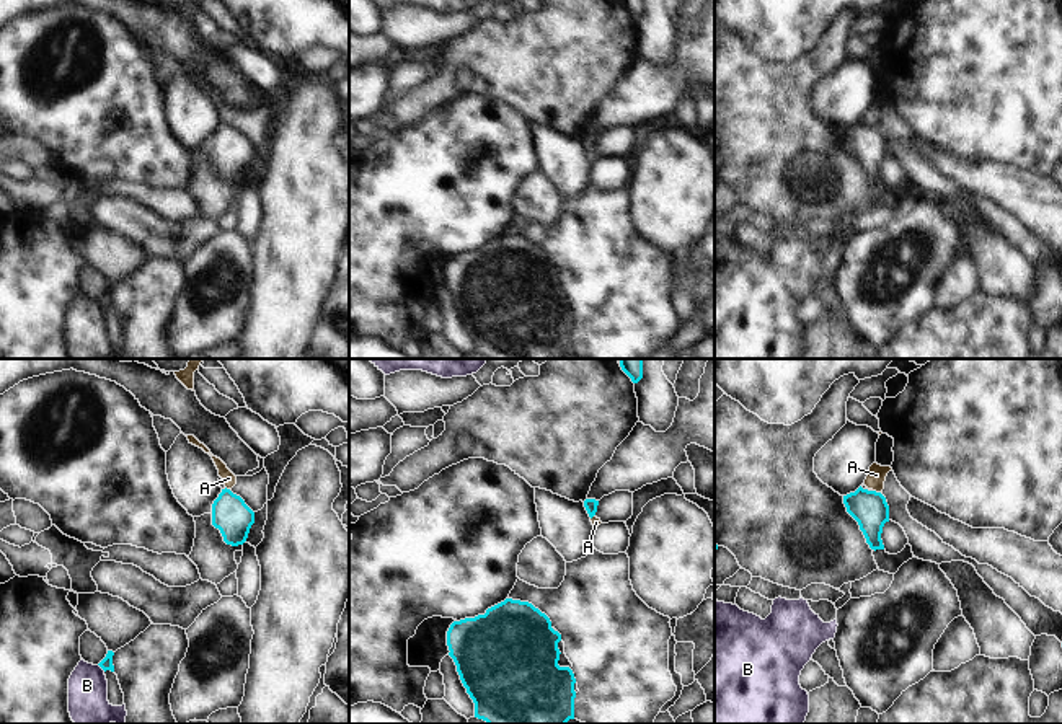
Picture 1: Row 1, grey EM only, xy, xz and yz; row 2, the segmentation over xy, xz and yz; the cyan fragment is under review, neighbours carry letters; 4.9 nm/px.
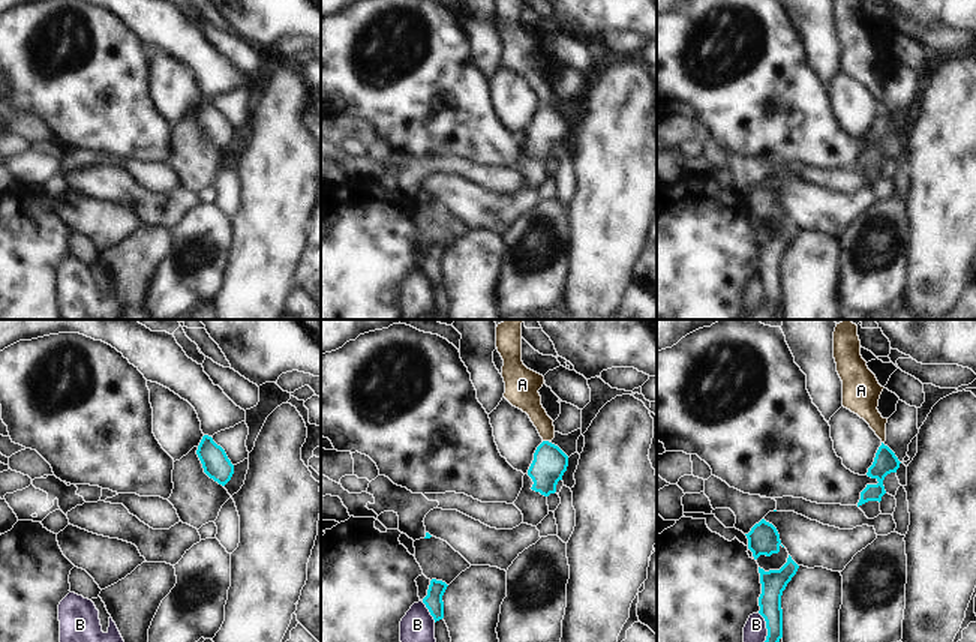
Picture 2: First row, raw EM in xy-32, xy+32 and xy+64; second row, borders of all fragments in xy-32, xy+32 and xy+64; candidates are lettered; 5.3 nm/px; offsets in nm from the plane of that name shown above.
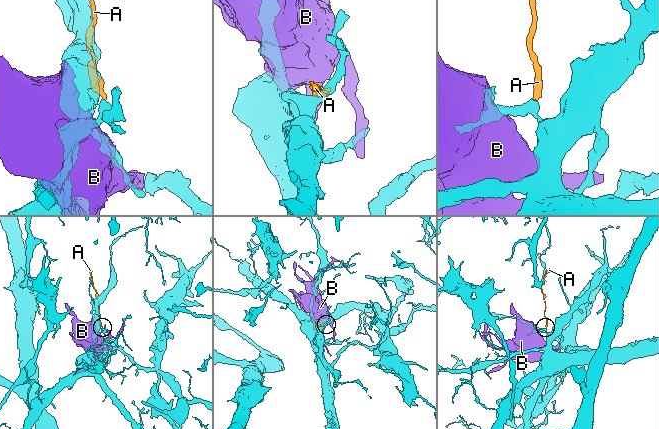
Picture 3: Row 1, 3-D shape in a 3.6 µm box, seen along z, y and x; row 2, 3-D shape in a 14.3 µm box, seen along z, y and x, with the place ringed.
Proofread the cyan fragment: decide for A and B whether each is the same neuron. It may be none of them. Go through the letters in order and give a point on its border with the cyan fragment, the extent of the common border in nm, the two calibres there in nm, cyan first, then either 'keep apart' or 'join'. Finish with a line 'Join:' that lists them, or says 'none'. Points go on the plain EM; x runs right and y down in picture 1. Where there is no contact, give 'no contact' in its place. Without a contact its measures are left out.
A: yz (875, 126) | 40 nm | 180/90 nm | keep apart
B: xy (101, 302) | 50 nm | 60/200 nm | keep apart
Join: none

